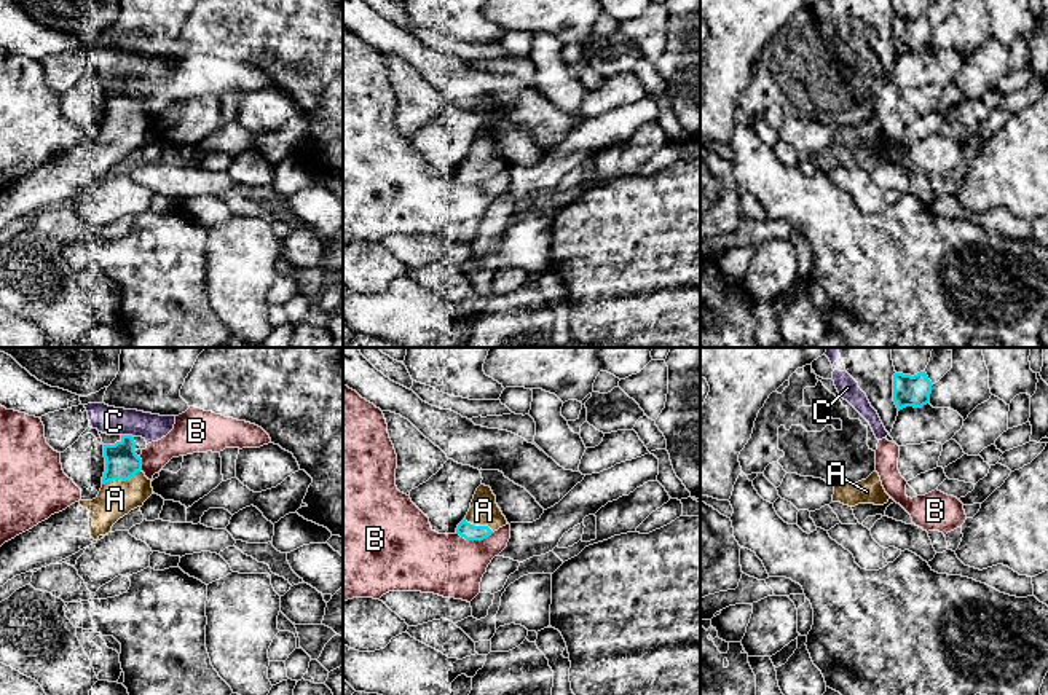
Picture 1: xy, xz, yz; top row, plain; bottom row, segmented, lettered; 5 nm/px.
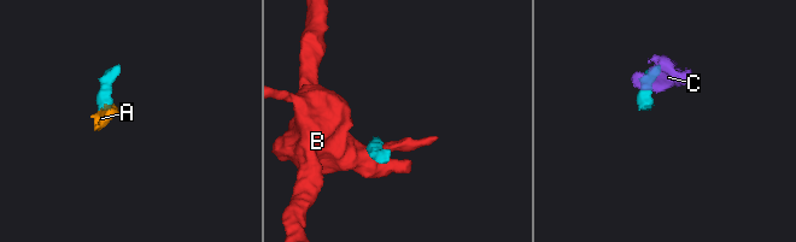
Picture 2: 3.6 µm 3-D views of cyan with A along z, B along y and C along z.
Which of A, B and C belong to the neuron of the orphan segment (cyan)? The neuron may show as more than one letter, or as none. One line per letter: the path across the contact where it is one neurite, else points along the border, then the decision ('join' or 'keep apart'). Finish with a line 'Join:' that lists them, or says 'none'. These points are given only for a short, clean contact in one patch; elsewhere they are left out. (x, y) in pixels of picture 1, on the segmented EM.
A: across xy (122, 463), (122, 479), (122, 491), (115, 499) | join
B: along xz (455, 533), (466, 539), (485, 539), (493, 533) | keep apart
C: along xy (122, 434), (133, 437) | keep apart
Join: A

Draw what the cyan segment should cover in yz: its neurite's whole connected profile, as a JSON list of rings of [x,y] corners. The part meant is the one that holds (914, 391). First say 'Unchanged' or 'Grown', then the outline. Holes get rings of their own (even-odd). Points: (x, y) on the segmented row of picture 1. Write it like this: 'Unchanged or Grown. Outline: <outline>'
Grown. Outline: [[[933,349],[927,368],[914,376],[893,375],[893,402],[900,410],[922,408],[930,402],[932,386],[952,368],[952,351]]]

